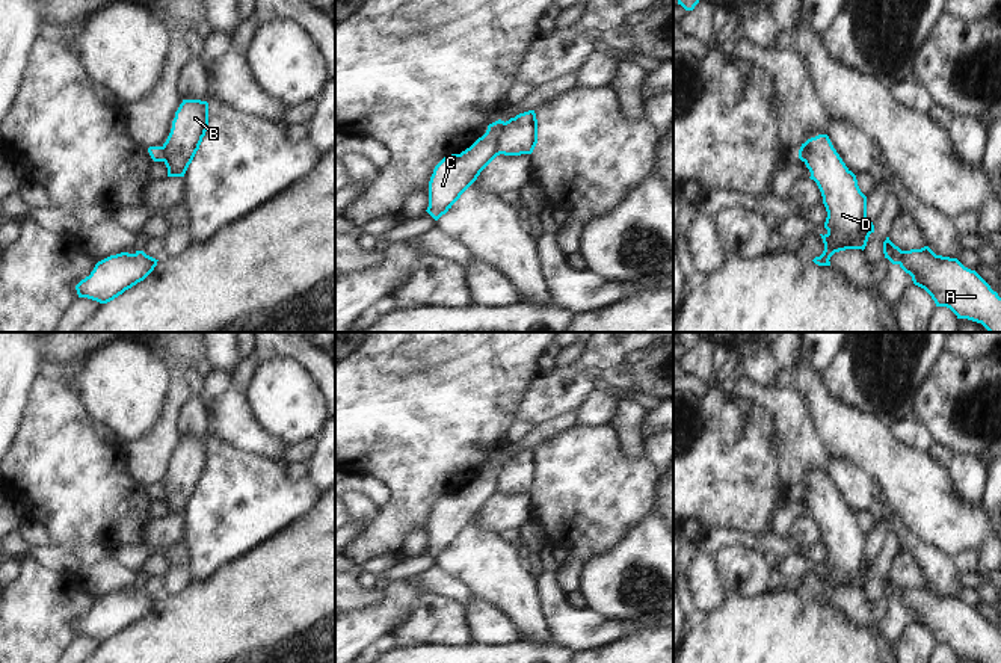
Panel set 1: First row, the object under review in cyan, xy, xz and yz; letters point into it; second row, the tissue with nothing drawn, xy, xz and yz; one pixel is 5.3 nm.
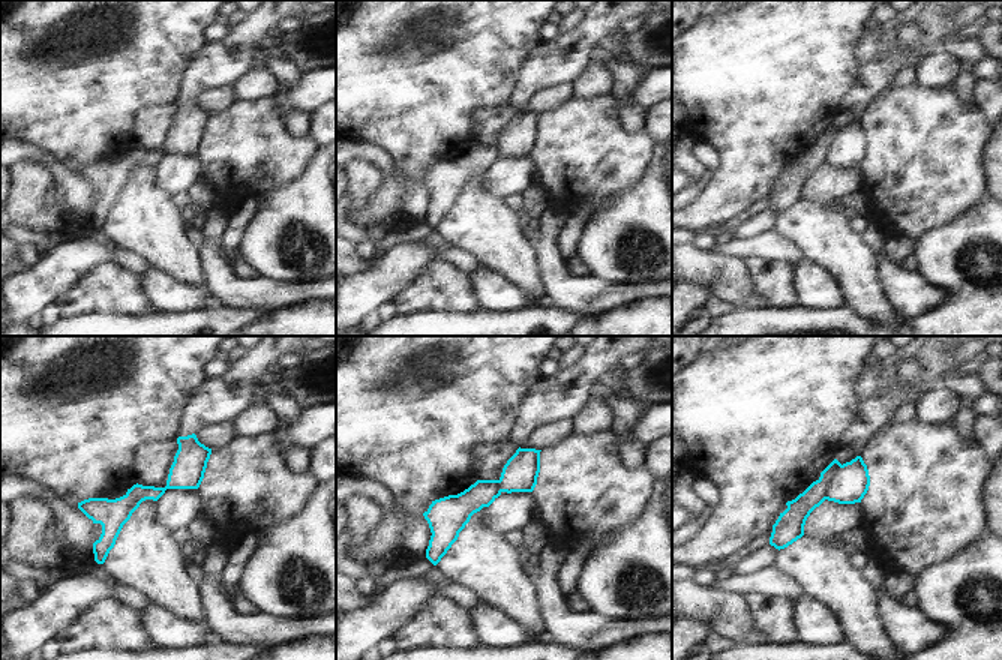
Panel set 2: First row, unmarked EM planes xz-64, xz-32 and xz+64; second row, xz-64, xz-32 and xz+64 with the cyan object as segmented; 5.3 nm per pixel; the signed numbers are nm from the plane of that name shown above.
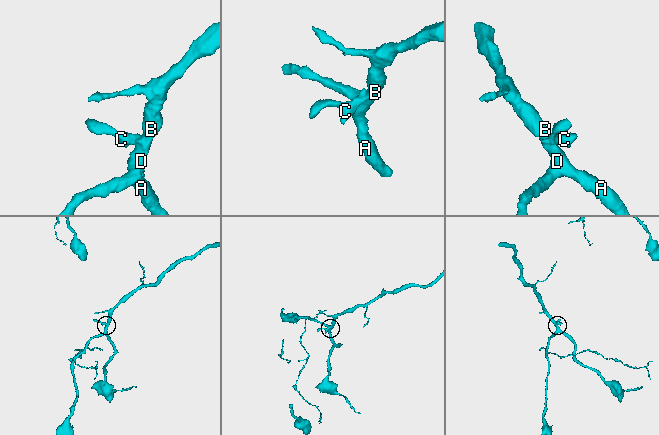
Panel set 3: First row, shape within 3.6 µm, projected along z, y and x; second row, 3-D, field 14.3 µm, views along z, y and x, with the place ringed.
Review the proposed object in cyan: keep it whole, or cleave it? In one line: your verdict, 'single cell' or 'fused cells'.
fused cells

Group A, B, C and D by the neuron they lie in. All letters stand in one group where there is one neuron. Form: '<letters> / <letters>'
A B D / C

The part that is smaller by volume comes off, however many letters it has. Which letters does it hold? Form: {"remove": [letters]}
{"remove": ["C"]}

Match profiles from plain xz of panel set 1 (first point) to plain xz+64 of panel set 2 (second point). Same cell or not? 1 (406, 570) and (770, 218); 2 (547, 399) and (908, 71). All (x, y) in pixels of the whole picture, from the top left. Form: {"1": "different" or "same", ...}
{"1": "same", "2": "different"}

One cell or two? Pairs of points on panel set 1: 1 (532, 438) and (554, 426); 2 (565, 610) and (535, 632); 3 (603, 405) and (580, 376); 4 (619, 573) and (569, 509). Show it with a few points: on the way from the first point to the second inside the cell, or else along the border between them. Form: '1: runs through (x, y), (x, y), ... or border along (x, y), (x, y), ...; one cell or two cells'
1: runs through (538, 435), (548, 429); one cell
2: border along (539, 588), (542, 610), (554, 639); two cells
3: border along (603, 385), (575, 411); two cells
4: border along (631, 529), (615, 545), (597, 553), (585, 564); two cells

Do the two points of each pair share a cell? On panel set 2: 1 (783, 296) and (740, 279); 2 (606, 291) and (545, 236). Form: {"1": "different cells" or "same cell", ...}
{"1": "different cells", "2": "same cell"}

